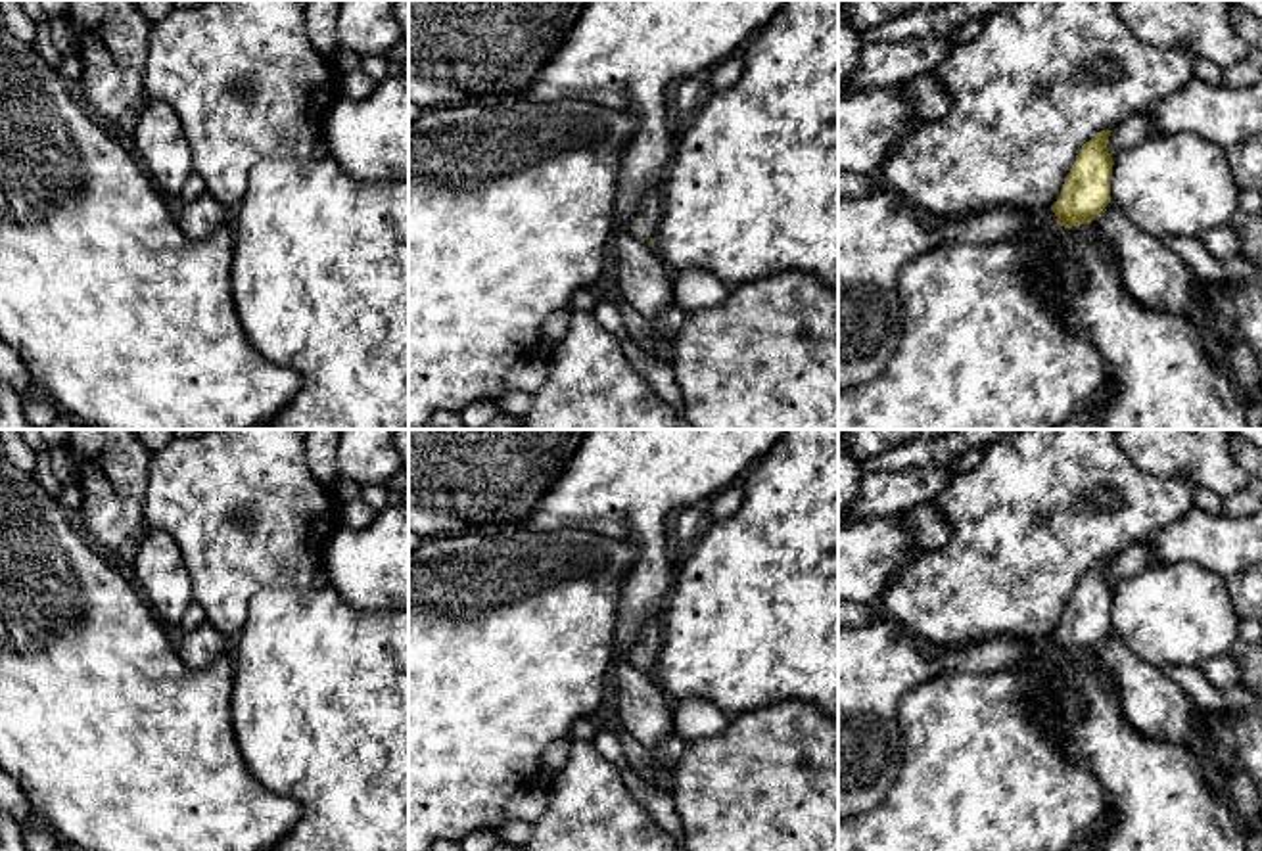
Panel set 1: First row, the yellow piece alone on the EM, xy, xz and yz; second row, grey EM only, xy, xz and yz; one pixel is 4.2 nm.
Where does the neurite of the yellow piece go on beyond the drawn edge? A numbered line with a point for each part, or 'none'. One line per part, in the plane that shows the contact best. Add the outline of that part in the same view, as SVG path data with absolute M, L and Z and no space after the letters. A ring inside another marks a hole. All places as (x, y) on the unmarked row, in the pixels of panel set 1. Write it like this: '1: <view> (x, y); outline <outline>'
1: yz (981, 771); outline M1047 640L1043 654L1032 665L997 673L942 673L915 686L900 700L900 730L903 736L903 765L886 799L869 813L838 820L838 851L1066 851L1074 840L1095 830L1109 809L1105 788L1087 761L1070 761L1055 734L1041 719L1038 700L1049 692L1059 654L1053 640Z

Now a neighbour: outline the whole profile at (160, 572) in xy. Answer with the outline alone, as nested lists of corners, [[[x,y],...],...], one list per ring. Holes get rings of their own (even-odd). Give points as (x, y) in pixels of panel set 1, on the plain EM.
[[[150,529],[140,540],[129,575],[163,625],[176,632],[192,602],[192,579],[178,544],[167,533]]]

